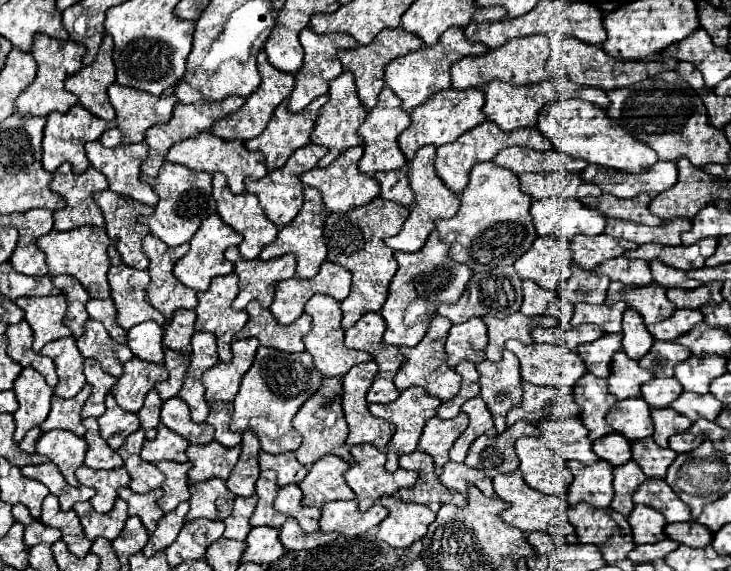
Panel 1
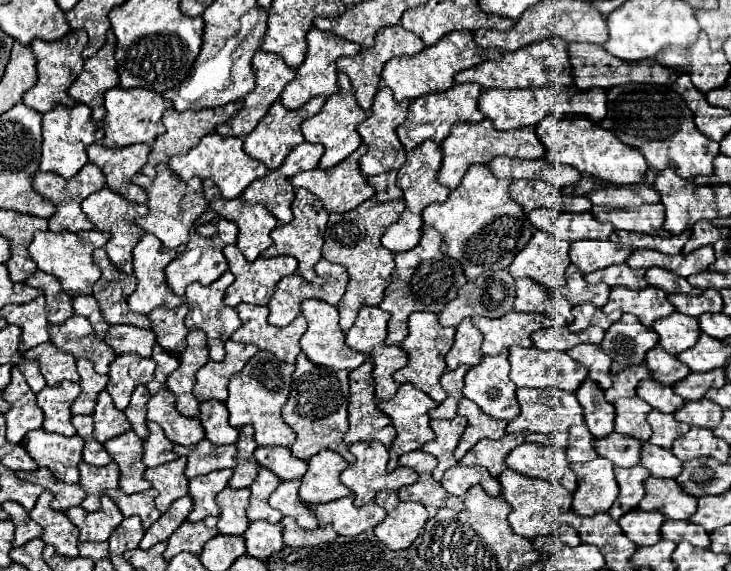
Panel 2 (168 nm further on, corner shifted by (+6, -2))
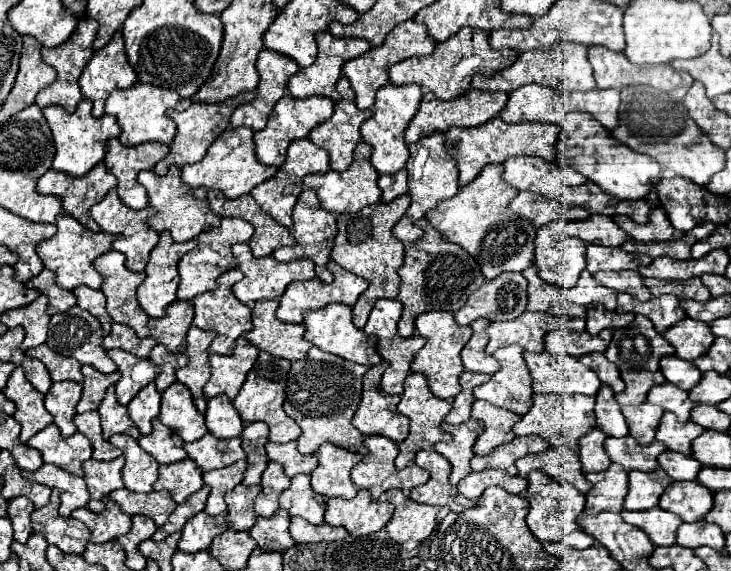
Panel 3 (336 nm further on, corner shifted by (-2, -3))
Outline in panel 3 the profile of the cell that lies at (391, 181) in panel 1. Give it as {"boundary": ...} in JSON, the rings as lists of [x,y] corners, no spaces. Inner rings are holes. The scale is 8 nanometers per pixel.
{"boundary":[[[402,169],[400,173],[392,173],[392,175],[380,175],[378,187],[382,189],[382,199],[386,203],[390,203],[392,199],[396,199],[398,195],[404,195],[408,191],[406,169]]]}

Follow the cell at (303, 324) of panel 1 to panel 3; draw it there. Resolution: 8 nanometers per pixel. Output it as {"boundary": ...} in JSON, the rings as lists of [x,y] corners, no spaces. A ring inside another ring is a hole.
{"boundary":[[[256,301],[252,307],[252,323],[254,327],[244,333],[244,337],[258,349],[274,355],[284,357],[288,361],[306,359],[308,349],[312,343],[304,339],[306,327],[282,323],[276,319],[278,301]]]}

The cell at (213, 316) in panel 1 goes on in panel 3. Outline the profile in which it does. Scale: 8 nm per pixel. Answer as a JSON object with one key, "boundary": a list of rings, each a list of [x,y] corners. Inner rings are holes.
{"boundary":[[[238,269],[228,271],[228,273],[220,275],[220,279],[218,279],[218,289],[216,289],[216,291],[208,291],[208,293],[202,293],[202,295],[198,295],[198,297],[192,299],[194,313],[196,313],[196,315],[194,315],[194,325],[200,327],[200,329],[216,331],[218,337],[224,339],[224,341],[214,341],[214,343],[212,343],[212,347],[210,347],[212,353],[222,353],[222,355],[232,353],[232,349],[234,349],[232,345],[236,343],[236,339],[238,339],[244,331],[252,329],[250,307],[244,305],[244,303],[240,303],[240,301],[234,297],[234,293],[232,293],[232,285],[234,285],[236,281],[240,281],[240,279],[242,279],[242,273],[240,273]]]}

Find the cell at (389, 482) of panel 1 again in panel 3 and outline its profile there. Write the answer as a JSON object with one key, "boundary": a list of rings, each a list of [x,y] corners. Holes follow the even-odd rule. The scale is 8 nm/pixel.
{"boundary":[[[370,435],[370,437],[364,439],[364,445],[368,447],[368,455],[364,455],[364,459],[352,469],[352,481],[362,489],[372,491],[372,499],[378,499],[380,493],[384,493],[388,489],[402,489],[402,491],[408,489],[410,491],[410,489],[414,489],[418,485],[424,485],[430,479],[430,473],[426,469],[418,467],[416,463],[404,467],[404,471],[398,471],[394,467],[394,459],[398,455],[398,445],[394,441],[390,441],[388,437]]]}

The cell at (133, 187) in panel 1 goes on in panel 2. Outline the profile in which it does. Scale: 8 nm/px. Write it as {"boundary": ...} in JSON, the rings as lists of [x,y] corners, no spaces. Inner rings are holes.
{"boundary":[[[94,142],[88,146],[88,158],[92,164],[96,164],[104,176],[106,176],[106,186],[122,194],[130,202],[140,202],[146,204],[148,196],[140,186],[132,184],[132,176],[146,164],[150,144],[132,144],[126,148],[106,148],[100,142]]]}

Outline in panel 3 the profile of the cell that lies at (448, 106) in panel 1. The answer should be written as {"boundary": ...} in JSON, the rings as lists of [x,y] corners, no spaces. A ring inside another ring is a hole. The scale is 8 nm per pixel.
{"boundary":[[[470,89],[466,95],[462,95],[458,99],[452,99],[452,101],[440,101],[432,93],[426,93],[422,97],[418,113],[414,115],[414,119],[410,121],[410,125],[406,129],[406,143],[416,143],[420,137],[430,135],[434,131],[444,133],[450,127],[476,127],[476,125],[482,125],[482,123],[486,123],[486,121],[500,115],[500,111],[506,107],[506,99],[508,99],[508,95],[502,93],[502,91],[490,93],[490,91],[476,91],[476,89]]]}

